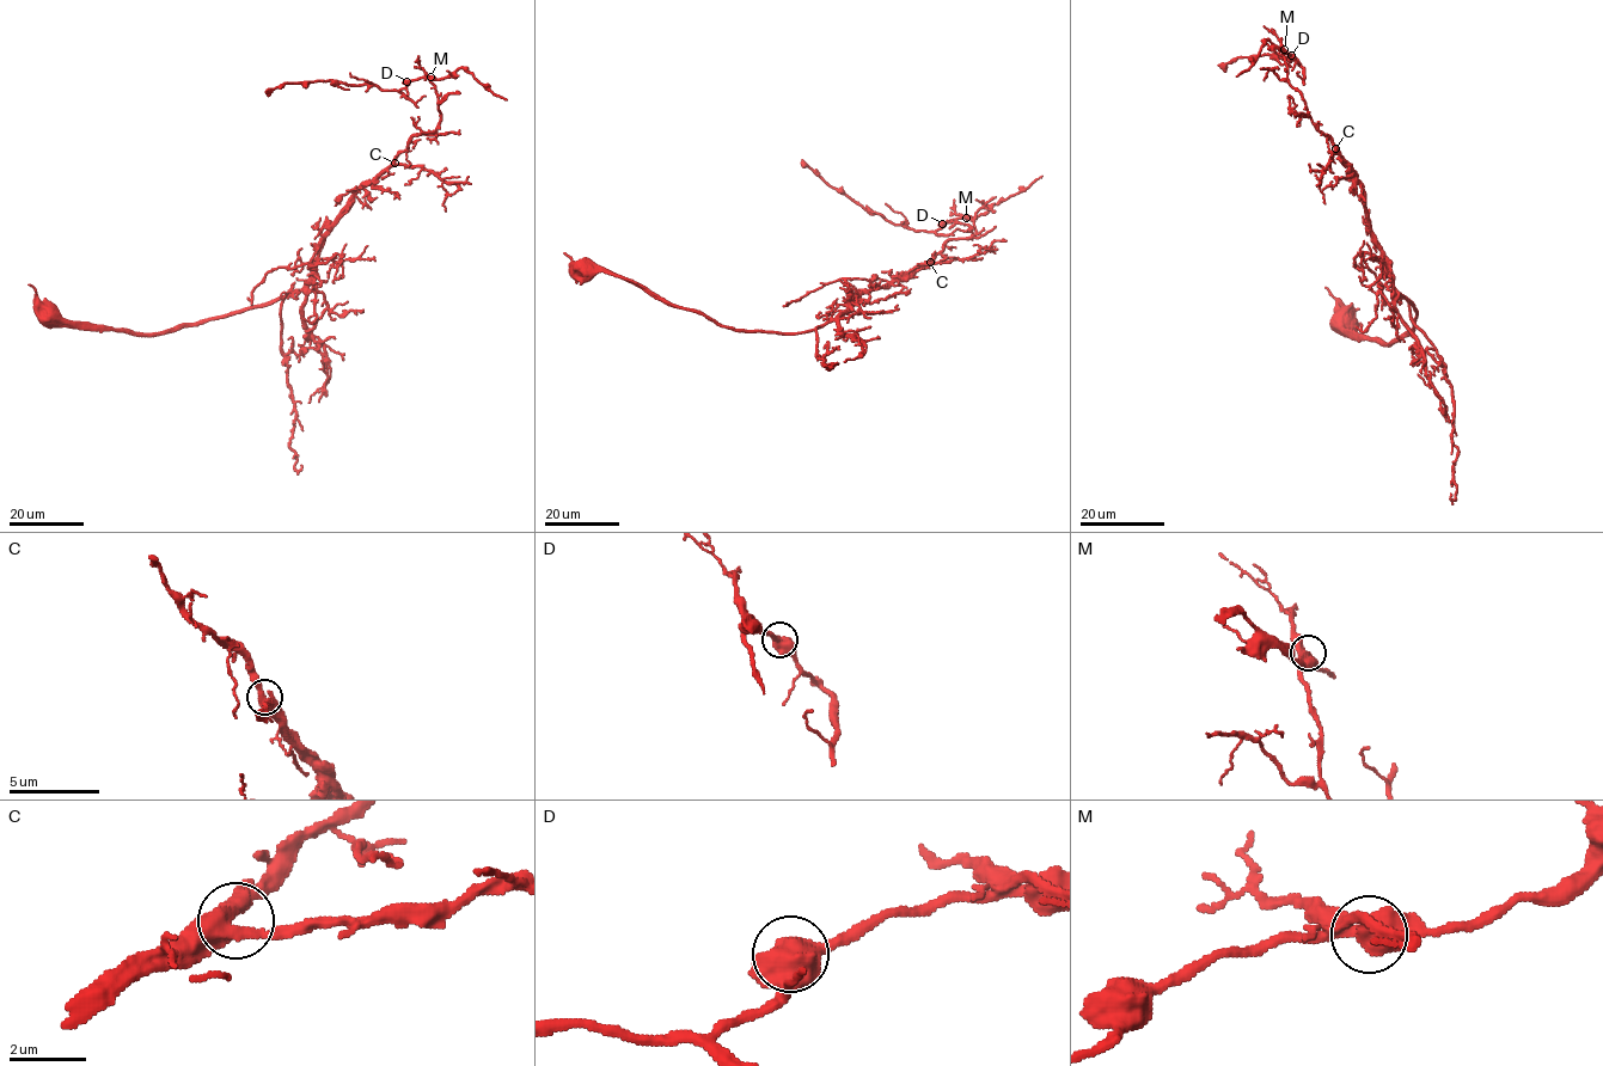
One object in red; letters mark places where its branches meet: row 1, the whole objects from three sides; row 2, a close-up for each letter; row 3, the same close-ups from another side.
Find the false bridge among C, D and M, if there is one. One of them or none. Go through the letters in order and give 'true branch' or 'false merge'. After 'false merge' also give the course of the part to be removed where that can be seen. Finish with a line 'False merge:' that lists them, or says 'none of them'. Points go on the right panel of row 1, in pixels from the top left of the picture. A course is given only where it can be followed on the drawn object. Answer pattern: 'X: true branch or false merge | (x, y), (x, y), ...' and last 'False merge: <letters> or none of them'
C: true branch
D: true branch
M: true branch
False merge: none of them

